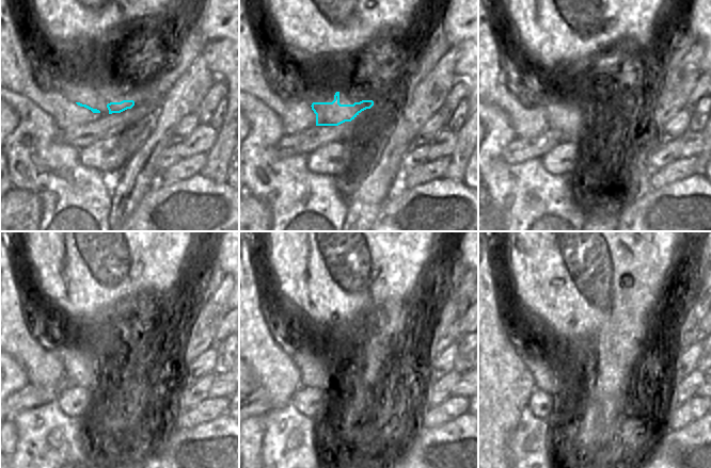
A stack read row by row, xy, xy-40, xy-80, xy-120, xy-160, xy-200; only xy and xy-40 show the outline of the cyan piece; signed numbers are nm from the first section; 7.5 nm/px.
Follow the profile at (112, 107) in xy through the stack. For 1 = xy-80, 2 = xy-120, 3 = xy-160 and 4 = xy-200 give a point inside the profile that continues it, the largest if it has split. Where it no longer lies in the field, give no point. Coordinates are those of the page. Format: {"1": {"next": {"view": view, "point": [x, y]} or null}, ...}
{"1": {"next": {"view": "xy-80", "point": [567, 118]}}, "2": {"next": {"view": "xy-120", "point": [85, 360]}}, "3": {"next": {"view": "xy-160", "point": [319, 369]}}, "4": {"next": {"view": "xy-200", "point": [551, 373]}}}

